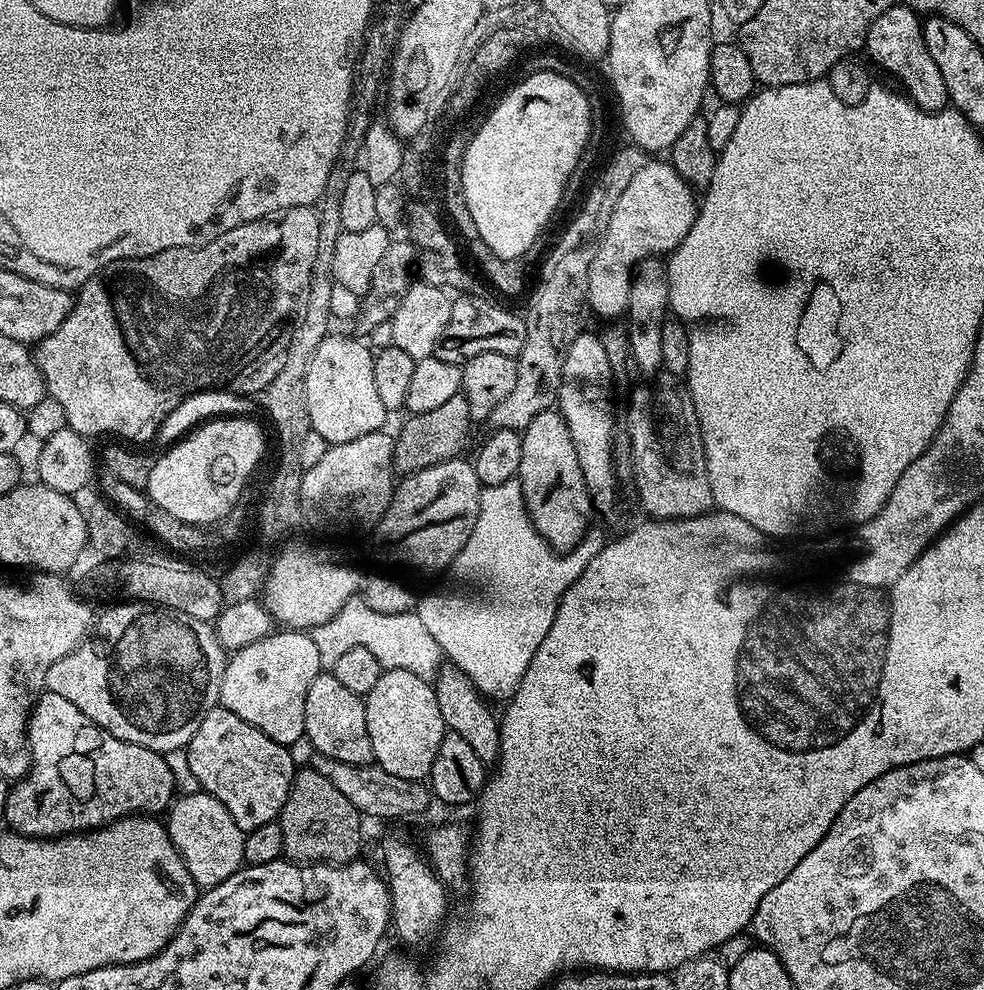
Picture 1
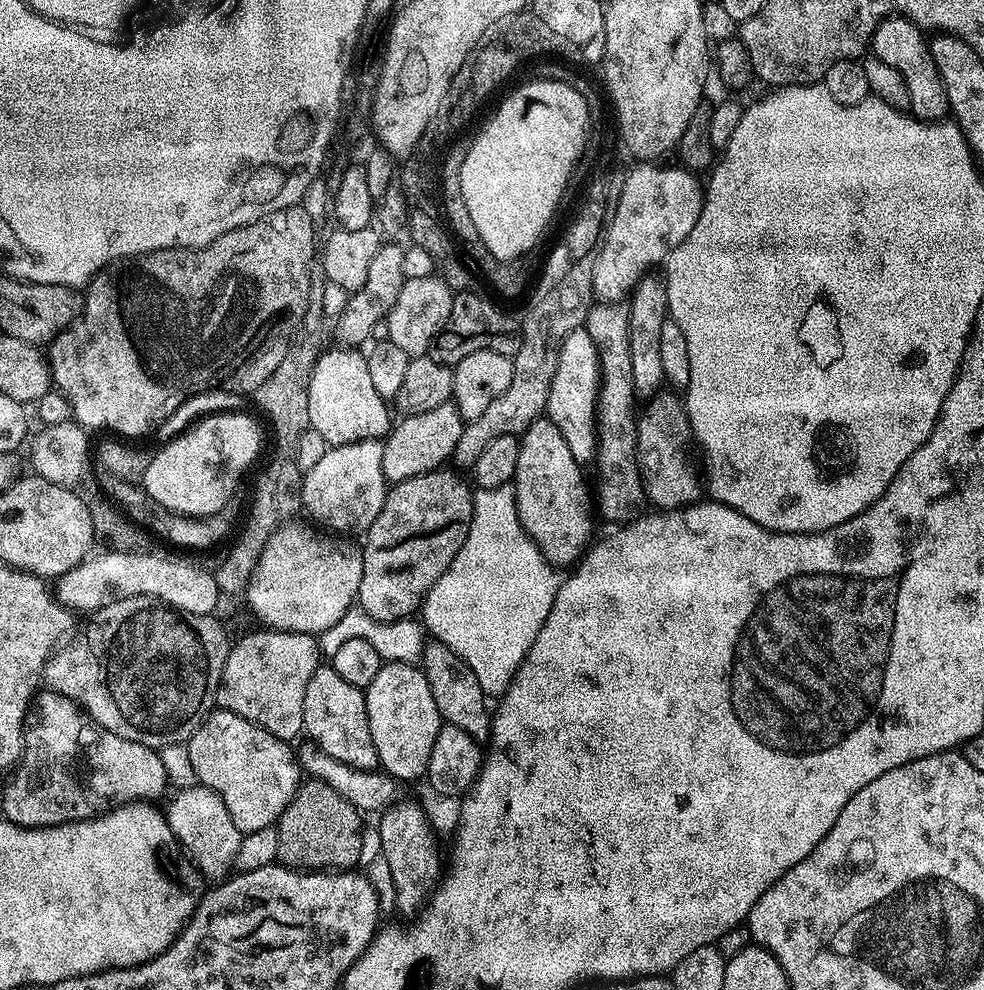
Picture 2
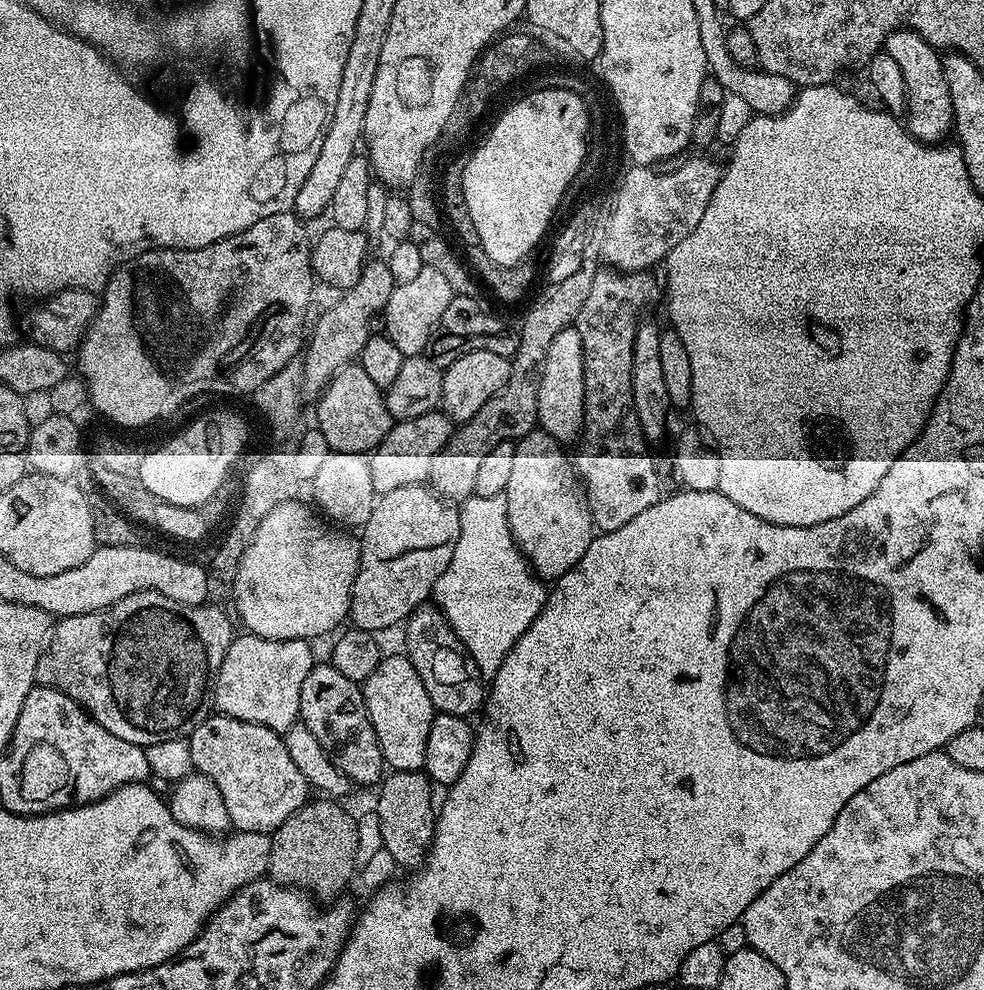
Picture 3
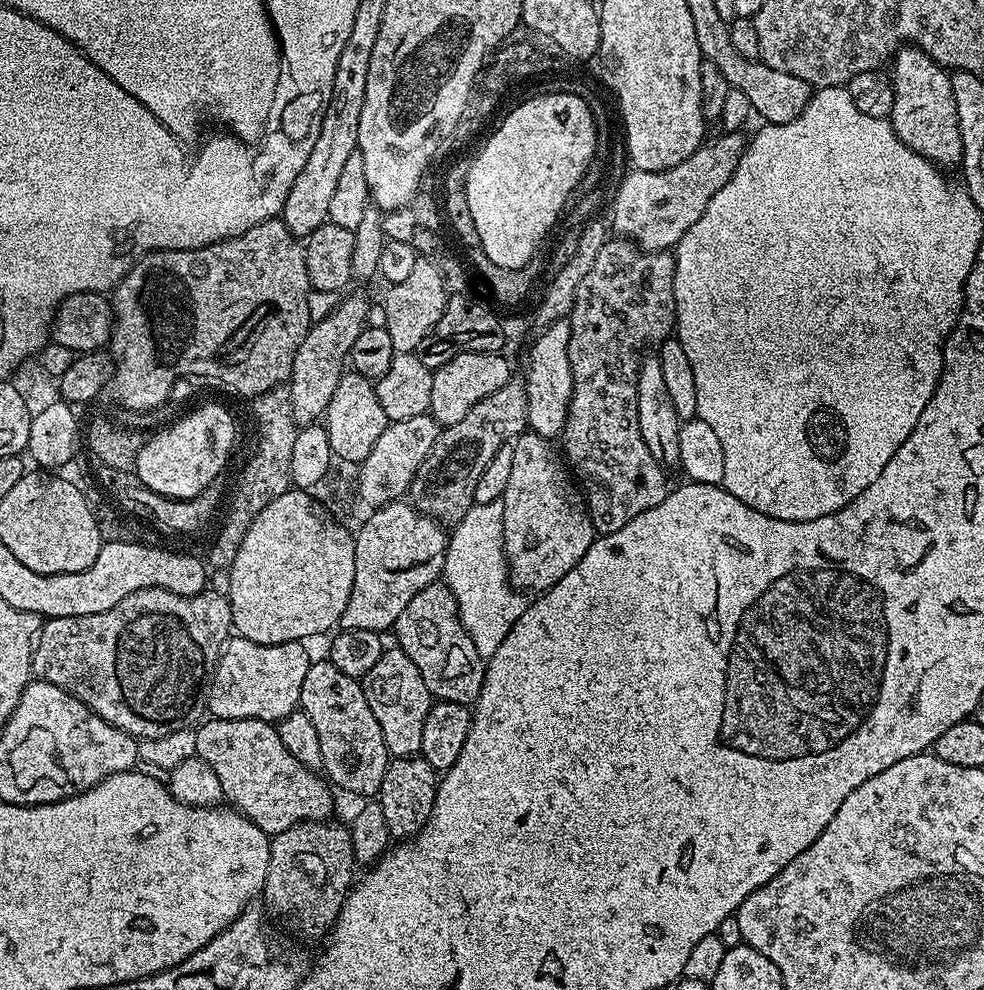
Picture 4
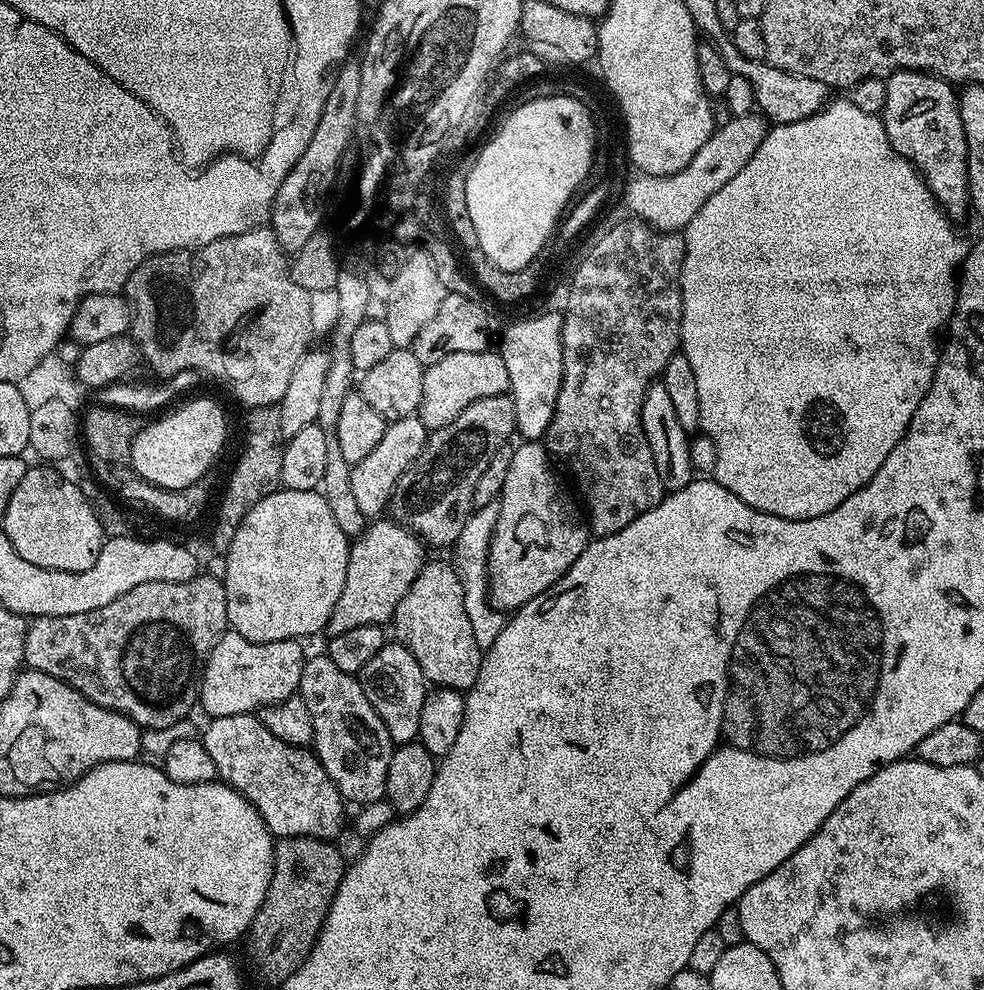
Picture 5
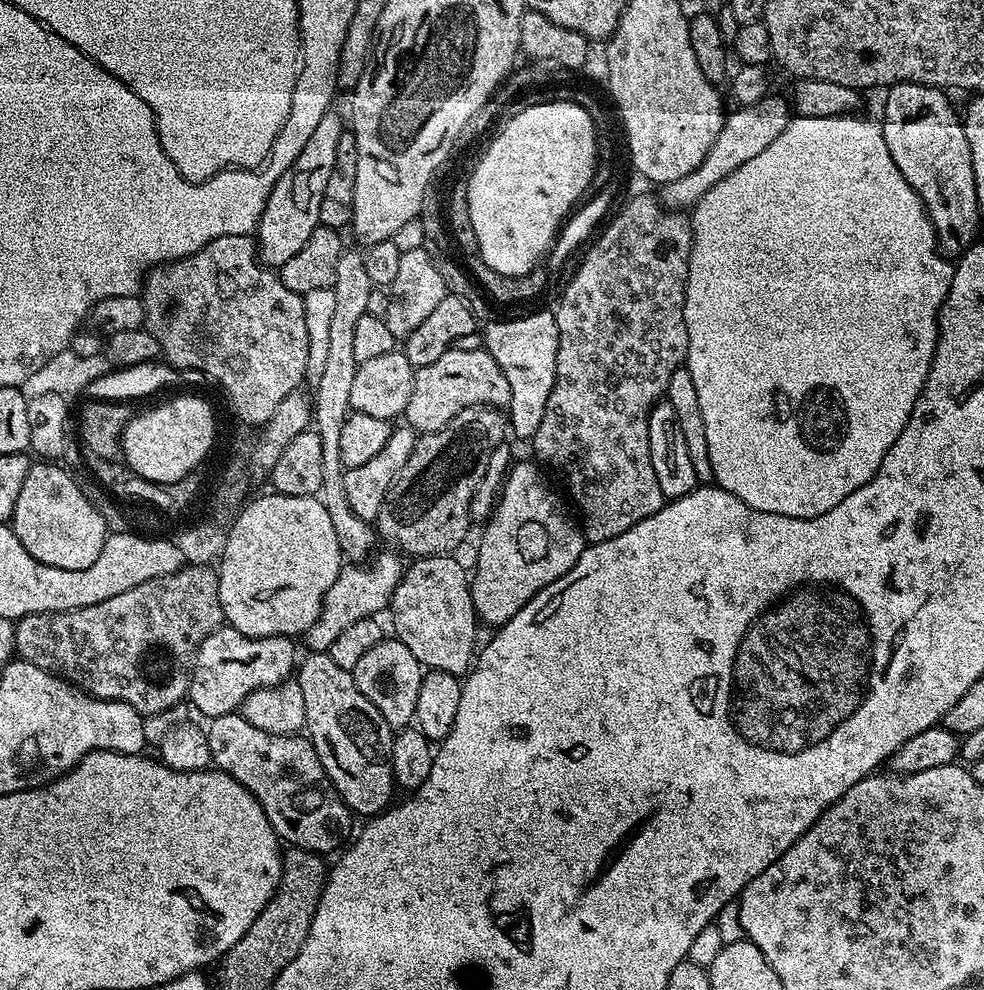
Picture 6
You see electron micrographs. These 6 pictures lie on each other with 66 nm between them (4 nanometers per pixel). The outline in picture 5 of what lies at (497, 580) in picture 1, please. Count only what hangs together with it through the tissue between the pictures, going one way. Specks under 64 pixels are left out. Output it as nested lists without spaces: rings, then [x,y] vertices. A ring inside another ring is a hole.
[[[499,503],[482,506],[475,509],[469,516],[466,526],[462,526],[462,534],[458,534],[454,545],[456,560],[454,567],[460,575],[462,590],[464,591],[464,605],[466,614],[470,618],[470,626],[474,626],[474,638],[480,643],[481,649],[487,650],[498,638],[506,623],[506,616],[501,609],[493,608],[488,598],[488,547],[494,534],[494,526],[498,522]]]

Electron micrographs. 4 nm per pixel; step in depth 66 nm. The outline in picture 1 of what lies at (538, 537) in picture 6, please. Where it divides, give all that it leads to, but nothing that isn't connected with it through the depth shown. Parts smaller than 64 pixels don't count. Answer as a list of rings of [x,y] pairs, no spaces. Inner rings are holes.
[[[559,411],[540,412],[530,422],[530,426],[522,429],[522,466],[518,477],[524,495],[524,505],[528,517],[539,536],[557,553],[567,554],[579,546],[584,533],[590,527],[588,519],[594,516],[592,495],[588,492],[586,478],[582,474],[582,466],[578,462],[578,454],[574,451],[574,440],[570,438],[570,430],[560,417]]]

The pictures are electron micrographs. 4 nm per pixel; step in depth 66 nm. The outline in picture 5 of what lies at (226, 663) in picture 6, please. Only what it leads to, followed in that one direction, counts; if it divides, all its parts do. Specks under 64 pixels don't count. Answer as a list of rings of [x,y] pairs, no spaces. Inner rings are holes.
[[[225,631],[204,663],[199,707],[204,707],[209,717],[252,714],[297,695],[306,659],[302,645],[300,640],[279,640],[269,644],[250,642],[242,638],[242,634]]]

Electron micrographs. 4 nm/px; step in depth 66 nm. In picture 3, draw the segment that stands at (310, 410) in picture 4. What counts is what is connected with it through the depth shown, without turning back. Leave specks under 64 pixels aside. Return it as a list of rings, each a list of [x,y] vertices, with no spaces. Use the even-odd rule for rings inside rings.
[[[369,259],[364,265],[362,274],[354,286],[343,289],[335,306],[319,313],[310,328],[306,347],[302,352],[304,365],[304,395],[308,398],[319,397],[324,387],[334,378],[334,374],[353,358],[359,357],[362,346],[369,338],[369,319],[375,312],[383,312],[387,306],[396,279],[390,274],[387,259]],[[313,327],[313,328],[312,328]],[[312,332],[312,337],[311,336]],[[309,339],[309,340],[308,340]],[[308,348],[308,349],[307,349]]]

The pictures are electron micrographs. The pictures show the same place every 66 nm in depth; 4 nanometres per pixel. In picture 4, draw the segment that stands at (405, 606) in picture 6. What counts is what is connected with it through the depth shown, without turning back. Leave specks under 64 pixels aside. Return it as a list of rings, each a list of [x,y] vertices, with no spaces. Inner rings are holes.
[[[437,582],[418,590],[418,594],[410,598],[406,610],[398,614],[394,635],[395,643],[408,655],[410,662],[418,666],[422,682],[426,682],[436,700],[475,705],[482,690],[486,660],[478,654],[474,642],[470,642],[470,634],[466,634],[466,626],[462,626],[456,599],[447,584]]]

